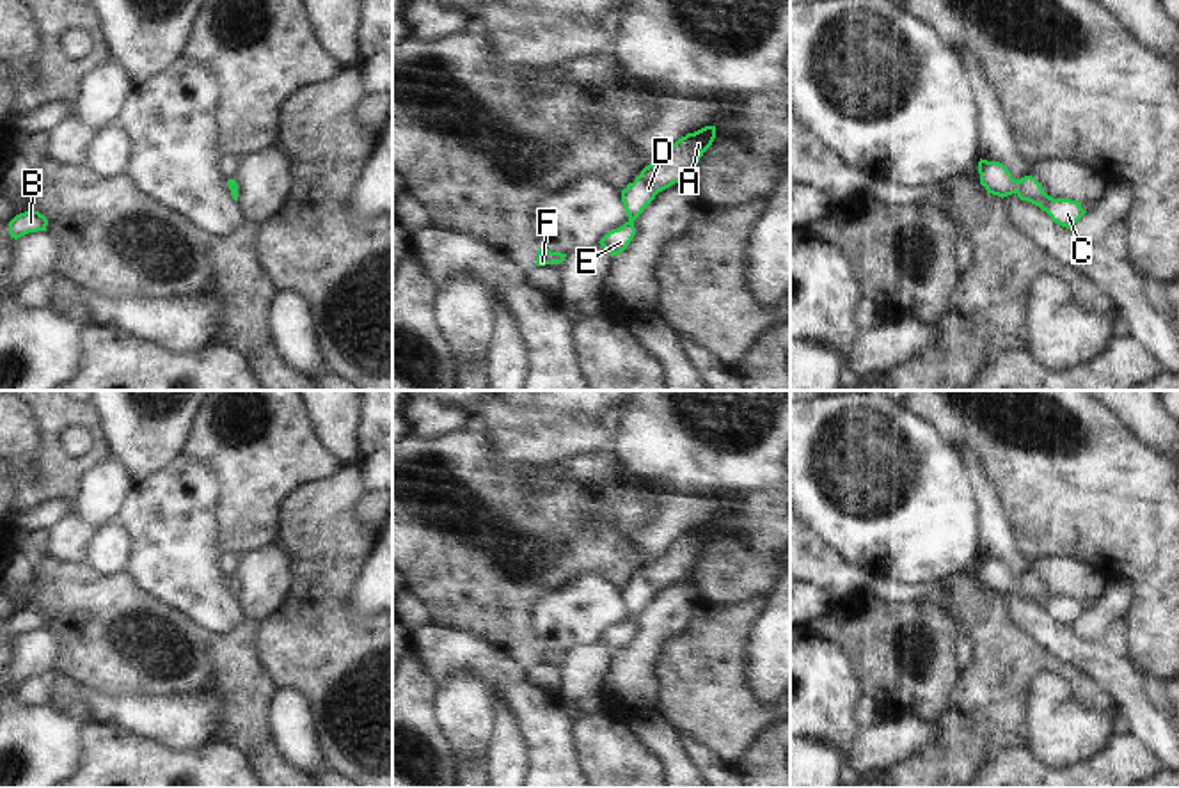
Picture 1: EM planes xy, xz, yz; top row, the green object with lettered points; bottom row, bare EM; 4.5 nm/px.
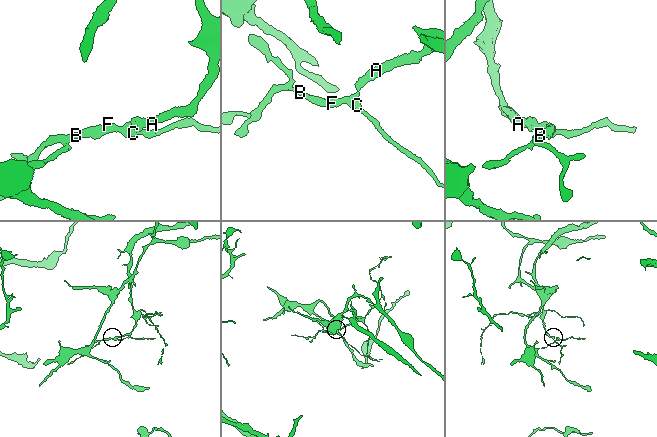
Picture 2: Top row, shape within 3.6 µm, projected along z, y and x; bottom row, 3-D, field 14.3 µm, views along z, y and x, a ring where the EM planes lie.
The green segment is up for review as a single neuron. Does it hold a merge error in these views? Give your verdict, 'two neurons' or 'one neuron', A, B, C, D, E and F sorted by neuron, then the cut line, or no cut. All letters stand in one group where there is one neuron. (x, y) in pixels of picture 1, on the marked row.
one neuron; A B C D E F; no cut

